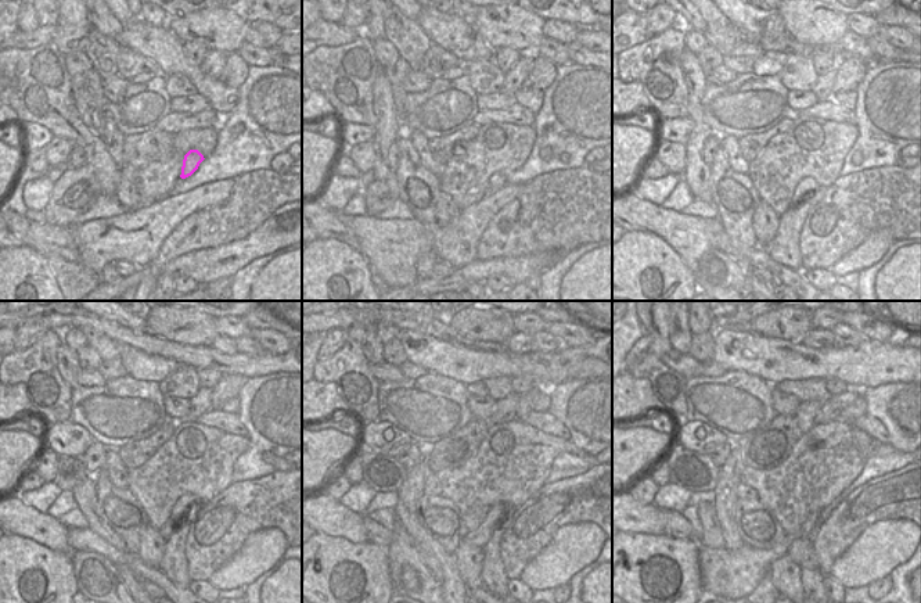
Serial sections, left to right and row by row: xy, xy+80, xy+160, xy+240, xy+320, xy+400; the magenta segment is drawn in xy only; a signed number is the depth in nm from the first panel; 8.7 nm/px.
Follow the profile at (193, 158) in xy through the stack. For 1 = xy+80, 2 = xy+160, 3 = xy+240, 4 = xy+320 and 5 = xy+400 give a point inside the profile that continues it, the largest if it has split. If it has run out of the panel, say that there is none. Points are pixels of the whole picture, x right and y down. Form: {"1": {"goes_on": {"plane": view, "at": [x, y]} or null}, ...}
{"1": {"goes_on": {"plane": "xy+80", "at": [497, 180]}}, "2": {"goes_on": {"plane": "xy+160", "at": [805, 189]}}, "3": {"goes_on": {"plane": "xy+240", "at": [183, 510]}}, "4": {"goes_on": {"plane": "xy+320", "at": [479, 537]}}, "5": {"goes_on": {"plane": "xy+400", "at": [736, 574]}}}

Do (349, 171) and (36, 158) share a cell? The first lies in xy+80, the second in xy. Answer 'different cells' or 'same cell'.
same cell

